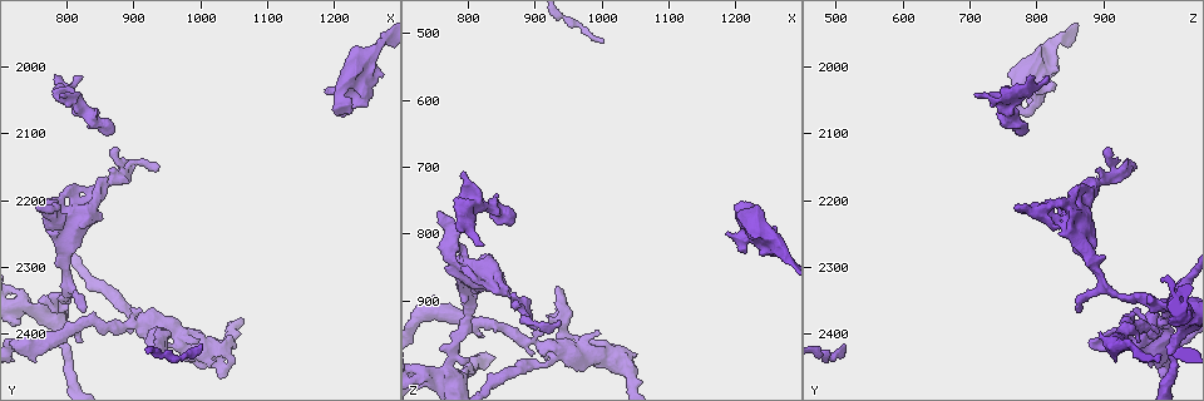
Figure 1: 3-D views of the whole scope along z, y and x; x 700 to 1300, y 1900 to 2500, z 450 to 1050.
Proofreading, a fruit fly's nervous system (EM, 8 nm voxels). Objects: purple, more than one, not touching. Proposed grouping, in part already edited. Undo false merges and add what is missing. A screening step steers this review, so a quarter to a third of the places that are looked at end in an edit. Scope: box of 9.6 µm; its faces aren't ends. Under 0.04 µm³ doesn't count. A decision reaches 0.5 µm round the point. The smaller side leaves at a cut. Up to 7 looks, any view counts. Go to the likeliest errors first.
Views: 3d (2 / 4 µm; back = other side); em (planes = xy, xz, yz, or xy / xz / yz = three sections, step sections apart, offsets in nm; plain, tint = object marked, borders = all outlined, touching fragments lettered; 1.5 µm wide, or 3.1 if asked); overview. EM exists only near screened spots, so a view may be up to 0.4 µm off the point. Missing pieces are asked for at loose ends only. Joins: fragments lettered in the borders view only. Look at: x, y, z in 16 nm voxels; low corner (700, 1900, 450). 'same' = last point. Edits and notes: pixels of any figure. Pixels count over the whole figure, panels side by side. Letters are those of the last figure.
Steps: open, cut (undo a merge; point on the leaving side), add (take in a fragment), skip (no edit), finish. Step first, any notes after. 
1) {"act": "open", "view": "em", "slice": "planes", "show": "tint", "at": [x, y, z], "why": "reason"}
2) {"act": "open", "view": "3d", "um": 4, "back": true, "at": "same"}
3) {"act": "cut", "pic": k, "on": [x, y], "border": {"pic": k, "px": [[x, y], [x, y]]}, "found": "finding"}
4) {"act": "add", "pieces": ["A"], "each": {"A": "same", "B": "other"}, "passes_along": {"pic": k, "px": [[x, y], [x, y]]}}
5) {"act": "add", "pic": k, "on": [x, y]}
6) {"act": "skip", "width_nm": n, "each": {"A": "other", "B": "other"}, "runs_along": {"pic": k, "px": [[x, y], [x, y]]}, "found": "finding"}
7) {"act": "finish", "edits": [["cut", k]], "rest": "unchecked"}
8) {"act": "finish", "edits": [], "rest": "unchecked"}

{"act": "open", "view": "em", "slice": "xz", "step": 8, "show": "tint", "at": [820, 2015, 815], "why": "an open end"}

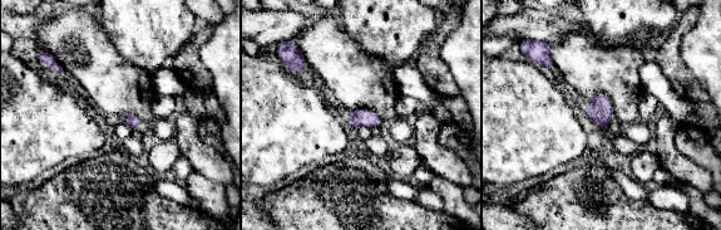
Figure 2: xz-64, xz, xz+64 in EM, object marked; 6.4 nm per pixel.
{"act": "open", "view": "em", "slice": "planes", "show": "borders", "at": "same"}

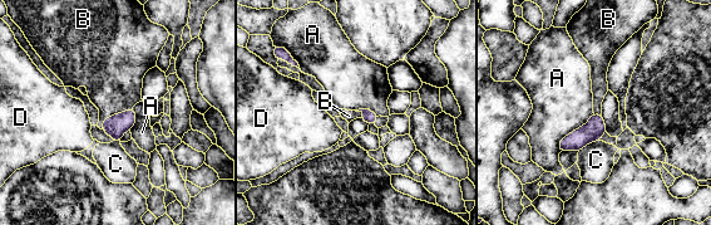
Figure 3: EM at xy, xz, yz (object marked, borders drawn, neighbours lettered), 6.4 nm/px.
{"act": "add", "pieces": ["B"], "each": {"A": "other", "B": "same", "C": "other", "D": "other"}, "passes_along": {"pic": 3, "px": [[115, 126], [114, 115], [113, 76]]}, "found": "the neuron continues"}

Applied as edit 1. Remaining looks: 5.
{"act": "open", "view": "overview"}

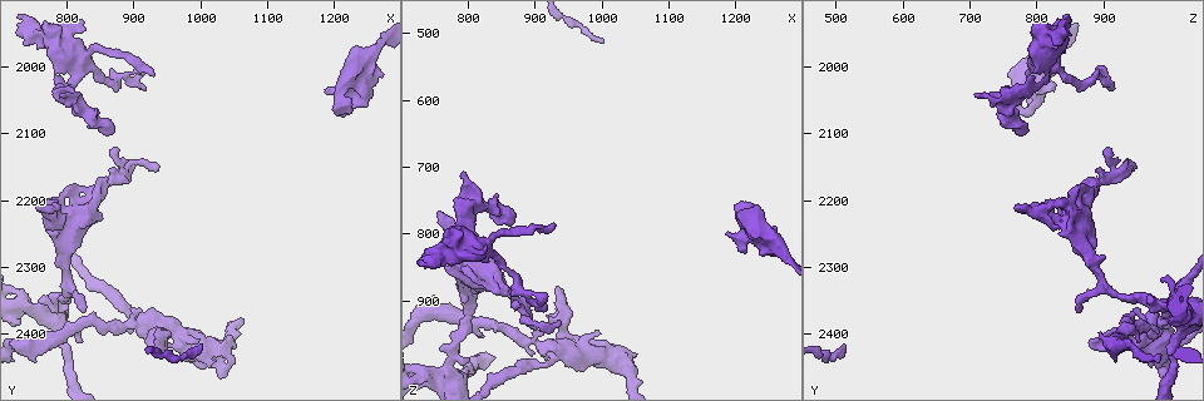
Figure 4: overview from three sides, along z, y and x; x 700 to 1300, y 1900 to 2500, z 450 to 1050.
{"act": "open", "view": "3d", "um": 2, "at": [795, 2040, 705], "why": "free end"}

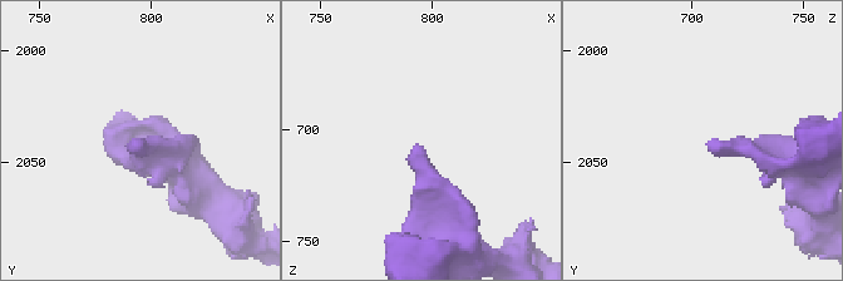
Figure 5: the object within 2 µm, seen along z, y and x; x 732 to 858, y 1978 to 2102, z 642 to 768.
{"act": "open", "view": "em", "slice": "planes", "show": "borders", "at": [795, 2043, 707]}

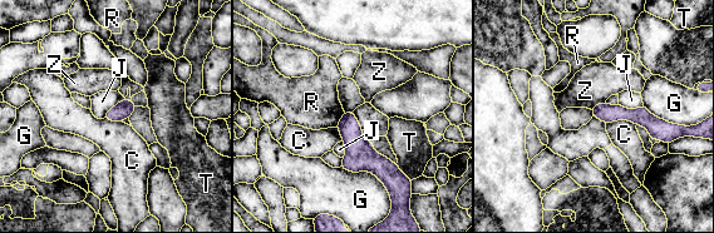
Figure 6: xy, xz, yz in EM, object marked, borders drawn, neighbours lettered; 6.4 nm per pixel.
{"act": "skip", "each": {"C": "other", "G": "other", "J": "other", "R": "other", "T": "other", "Z": "other"}, "runs_along": {"pic": 6, "px": [[346, 115], [353, 139], [395, 174]]}, "found": "none of them fits"}

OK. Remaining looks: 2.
{"act": "open", "view": "em", "slice": "yz", "step": 4, "show": "borders", "at": [755, 2210, 770], "why": "free end"}

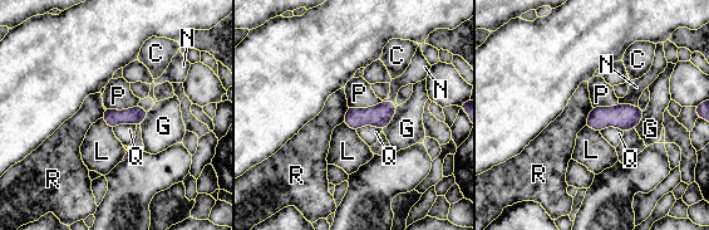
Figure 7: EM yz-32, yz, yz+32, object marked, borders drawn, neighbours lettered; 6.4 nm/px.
{"act": "skip", "width_nm": 110, "each": {"C": "other", "G": "other", "L": "other", "N": "other", "P": "other", "Q": "other", "R": "other"}, "border": {"pic": 7, "px": [[382, 101], [368, 107], [348, 107]]}, "found": "none of them fits"}

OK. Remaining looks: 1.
{"act": "finish", "edits": [["add", 3]], "rest": "unchecked"}

